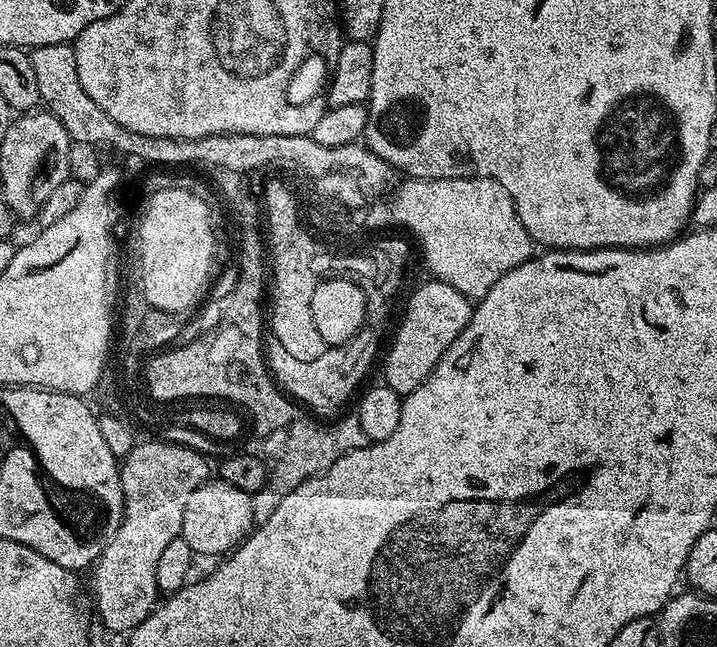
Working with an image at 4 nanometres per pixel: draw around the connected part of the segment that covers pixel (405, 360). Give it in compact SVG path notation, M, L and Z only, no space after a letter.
M429 279L429 284L424 284L408 300L404 308L404 317L396 328L396 337L388 348L388 357L384 360L383 383L400 395L401 398L410 395L438 366L442 354L466 330L472 317L474 307L470 301L454 286L443 284L441 280Z

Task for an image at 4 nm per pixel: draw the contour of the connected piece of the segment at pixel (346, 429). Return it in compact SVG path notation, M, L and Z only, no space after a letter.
M354 414L343 416L336 418L341 418L341 420L336 420L333 424L319 424L316 420L297 418L288 425L286 429L288 448L285 453L278 456L278 462L283 470L273 469L271 471L268 483L264 485L254 500L257 521L270 518L270 514L278 506L280 499L286 494L290 494L298 486L302 486L302 482L306 482L311 476L319 476L327 468L334 466L334 462L338 462L338 458L359 448L365 448L369 444L370 441L362 430L362 422L358 422L358 418Z

